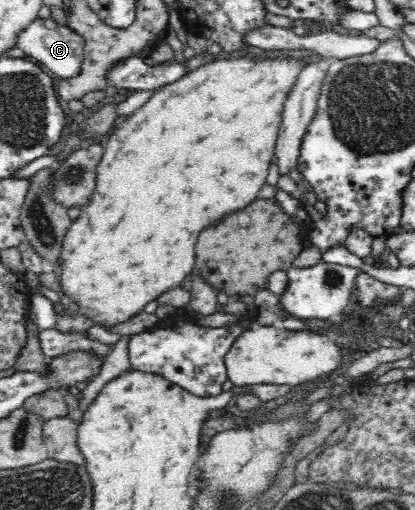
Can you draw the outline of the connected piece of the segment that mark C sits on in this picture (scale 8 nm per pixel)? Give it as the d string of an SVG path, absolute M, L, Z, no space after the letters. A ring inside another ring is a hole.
M39 16L34 19L26 29L23 29L16 38L18 49L22 49L26 56L32 57L34 61L38 61L40 65L44 65L48 71L56 73L60 78L74 78L81 70L84 38L69 28L65 22L56 22L50 16L47 19L41 19Z

